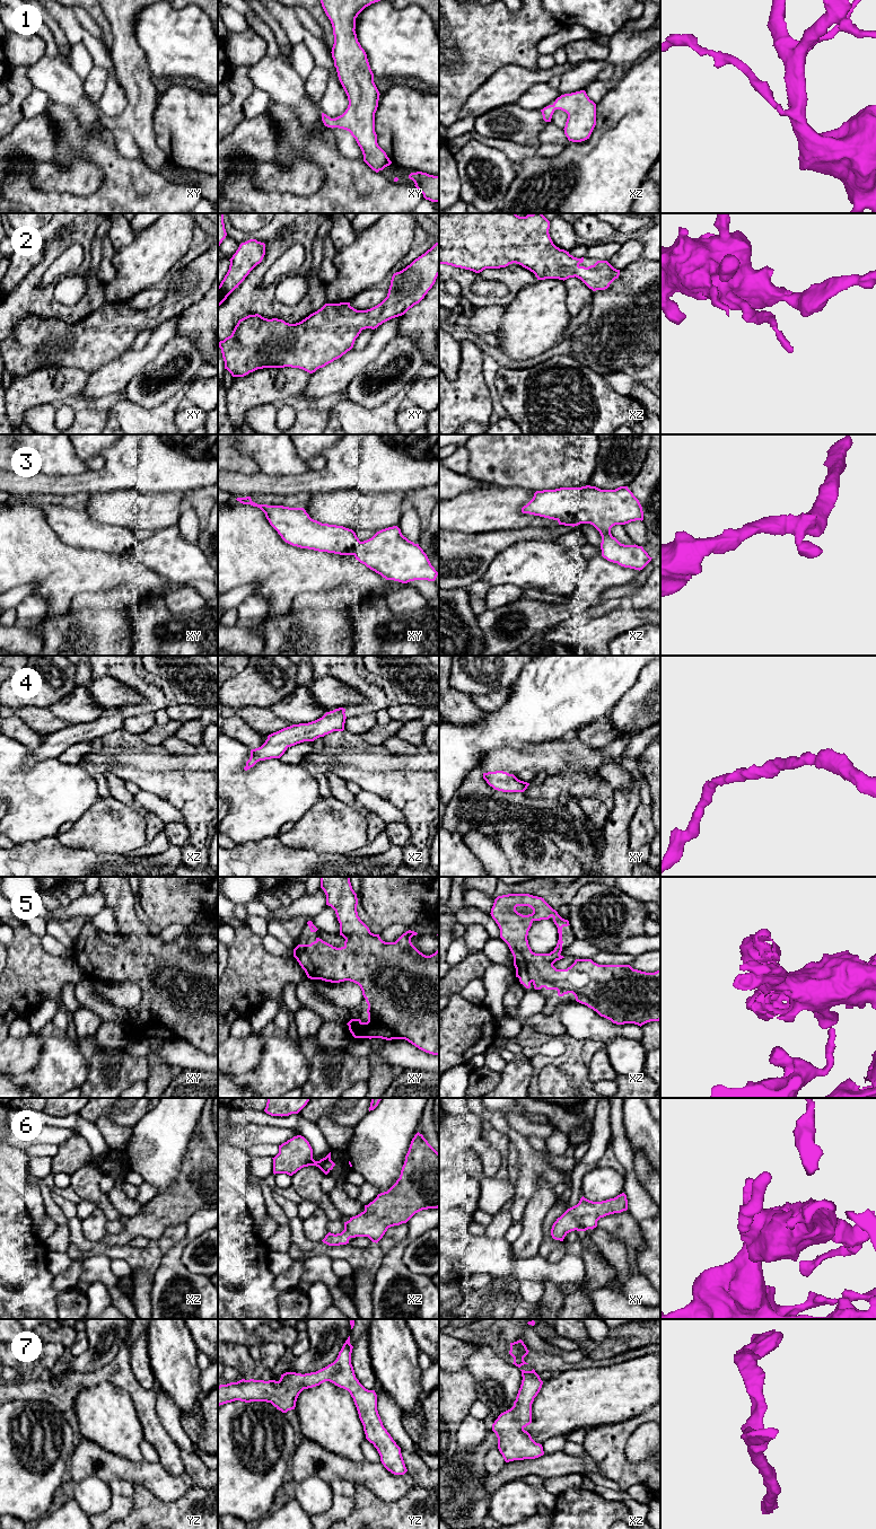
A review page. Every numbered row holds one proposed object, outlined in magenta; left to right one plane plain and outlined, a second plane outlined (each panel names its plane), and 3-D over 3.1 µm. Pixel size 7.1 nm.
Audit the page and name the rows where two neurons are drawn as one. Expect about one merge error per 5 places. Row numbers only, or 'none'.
none

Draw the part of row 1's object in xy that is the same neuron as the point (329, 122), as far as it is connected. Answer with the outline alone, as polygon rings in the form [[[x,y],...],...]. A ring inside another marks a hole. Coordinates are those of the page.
[[[321,0],[333,27],[334,44],[331,53],[334,67],[349,100],[342,115],[331,118],[322,113],[322,121],[327,128],[349,131],[362,151],[363,161],[376,173],[392,161],[377,143],[375,113],[380,94],[354,29],[358,15],[378,1],[380,0]]]

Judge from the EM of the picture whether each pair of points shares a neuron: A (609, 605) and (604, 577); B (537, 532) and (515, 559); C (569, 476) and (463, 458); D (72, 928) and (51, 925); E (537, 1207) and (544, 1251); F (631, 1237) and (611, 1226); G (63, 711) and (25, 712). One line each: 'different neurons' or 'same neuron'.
A: different neurons
B: different neurons
C: different neurons
D: same neuron
E: different neurons
F: same neuron
G: different neurons

